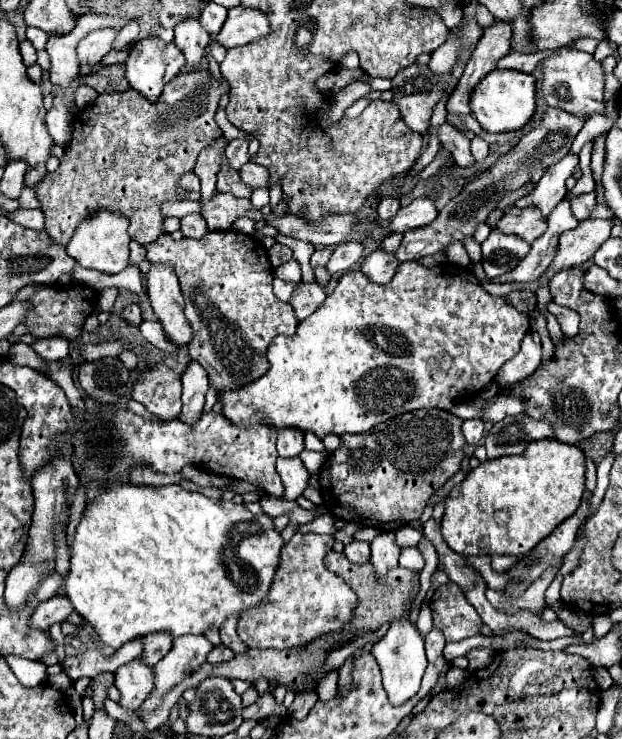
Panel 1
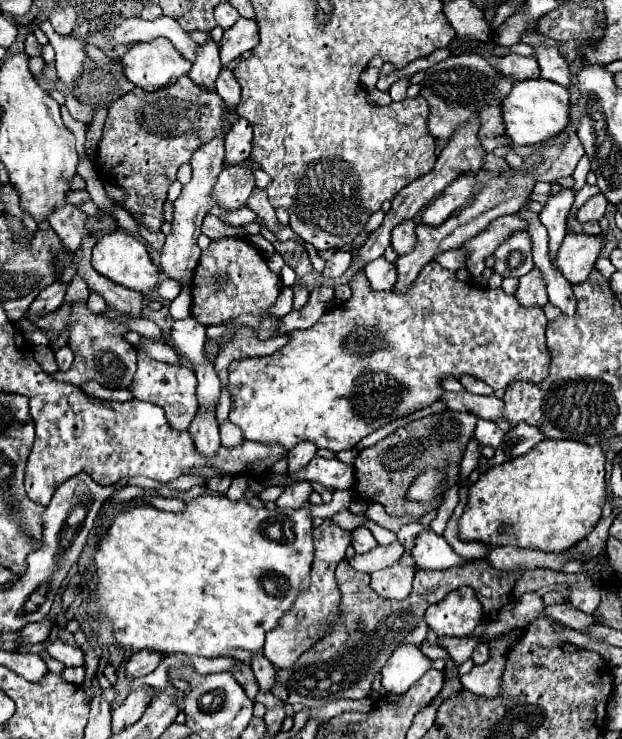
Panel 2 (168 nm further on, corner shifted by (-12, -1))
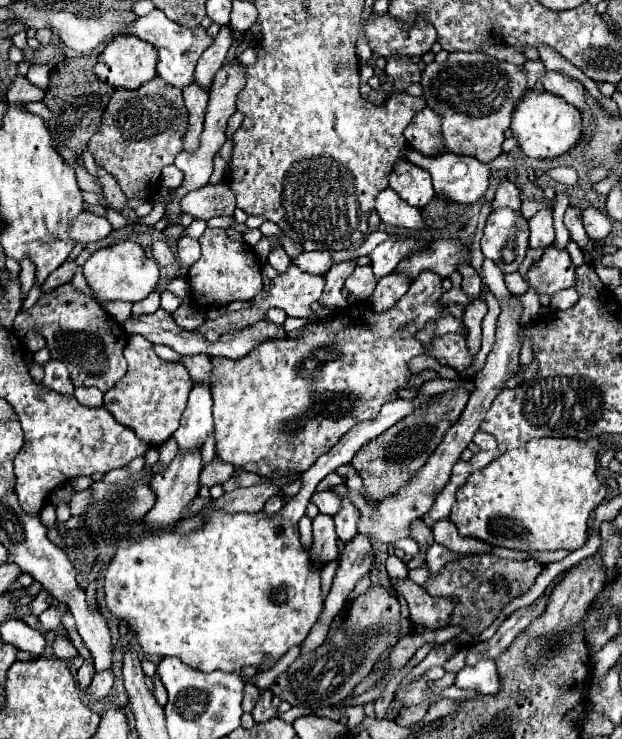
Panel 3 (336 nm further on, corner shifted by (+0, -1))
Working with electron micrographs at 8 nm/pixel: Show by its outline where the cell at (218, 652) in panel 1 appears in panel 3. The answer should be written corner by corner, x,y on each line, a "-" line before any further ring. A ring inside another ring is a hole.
246,684
246,690
244,690
244,702
242,702
242,708
244,712
252,712
252,708
256,706
260,698
260,690
254,686
254,684

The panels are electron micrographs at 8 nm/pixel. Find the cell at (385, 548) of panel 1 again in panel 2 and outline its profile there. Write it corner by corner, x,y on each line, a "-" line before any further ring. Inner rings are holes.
400,560
394,562
392,566
372,572
372,590
378,592
382,598
392,598
392,600
402,600
410,594
412,590
412,580
414,580
416,566
406,566

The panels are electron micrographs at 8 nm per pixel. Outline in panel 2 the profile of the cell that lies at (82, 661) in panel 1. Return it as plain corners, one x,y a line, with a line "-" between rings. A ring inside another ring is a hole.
62,640
52,642
46,650
50,652
52,658
56,658
58,662
62,662
64,666
84,666
84,652
80,648
64,644

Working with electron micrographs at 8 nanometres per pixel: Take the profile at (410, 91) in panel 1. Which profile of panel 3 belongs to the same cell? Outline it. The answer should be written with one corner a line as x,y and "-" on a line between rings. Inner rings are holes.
452,52
444,64
428,64
422,72
426,104
442,116
442,136
454,154
470,154
480,162
492,162
502,154
504,132
512,122
518,100
528,92
522,66
496,60
480,52

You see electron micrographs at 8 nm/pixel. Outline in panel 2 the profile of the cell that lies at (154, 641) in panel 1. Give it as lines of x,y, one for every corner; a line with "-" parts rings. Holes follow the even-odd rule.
152,648
136,652
136,656
132,656
132,660
128,662
128,676
140,678
154,672
156,666
162,662
162,658
164,656
160,656
160,652
152,652

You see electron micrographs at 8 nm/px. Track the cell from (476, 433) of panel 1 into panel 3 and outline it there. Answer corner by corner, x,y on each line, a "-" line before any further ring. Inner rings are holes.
476,432
474,434
474,444
480,450
496,450
496,440
492,440
492,436
484,434
484,432

